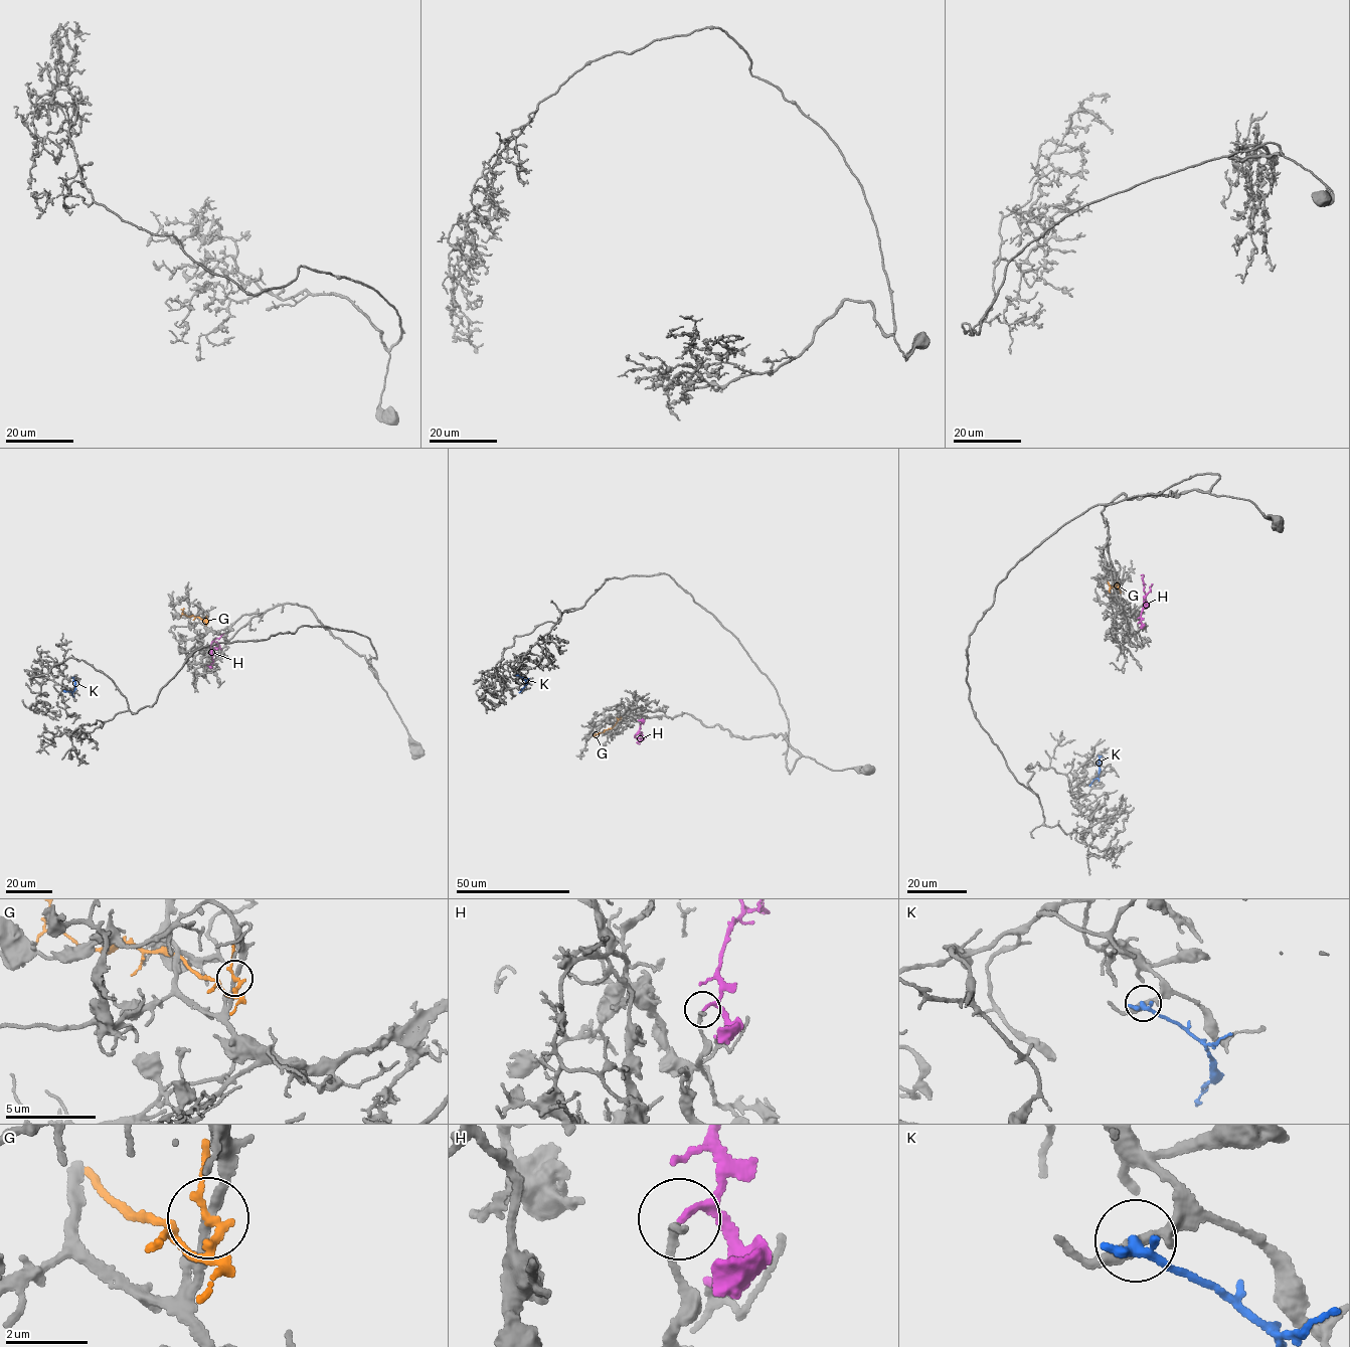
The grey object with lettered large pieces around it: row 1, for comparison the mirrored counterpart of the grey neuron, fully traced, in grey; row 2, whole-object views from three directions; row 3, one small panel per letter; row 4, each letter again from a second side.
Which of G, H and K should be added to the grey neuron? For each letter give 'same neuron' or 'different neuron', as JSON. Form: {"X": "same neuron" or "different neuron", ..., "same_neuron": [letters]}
{"G": "different neuron", "H": "same neuron", "K": "different neuron", "same_neuron": ["H"]}

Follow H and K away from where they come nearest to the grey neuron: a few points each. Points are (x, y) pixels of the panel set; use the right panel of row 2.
H: (1138, 623), (1146, 602), (1144, 575), (1141, 575)
K: (1089, 785), (1099, 775), (1101, 755)

